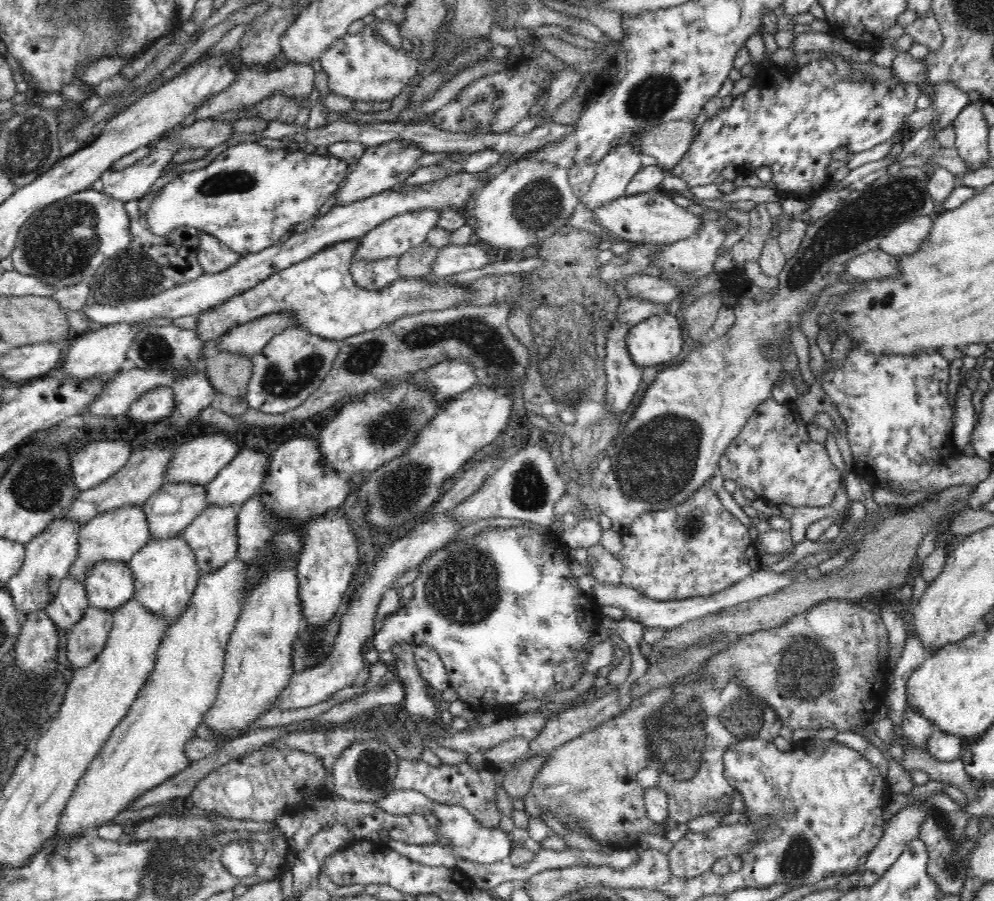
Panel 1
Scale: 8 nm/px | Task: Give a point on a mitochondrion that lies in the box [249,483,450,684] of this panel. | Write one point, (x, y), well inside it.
(312, 648)

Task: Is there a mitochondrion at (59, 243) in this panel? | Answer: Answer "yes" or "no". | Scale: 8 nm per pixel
yes

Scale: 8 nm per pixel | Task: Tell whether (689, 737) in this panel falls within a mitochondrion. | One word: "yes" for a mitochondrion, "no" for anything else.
yes

